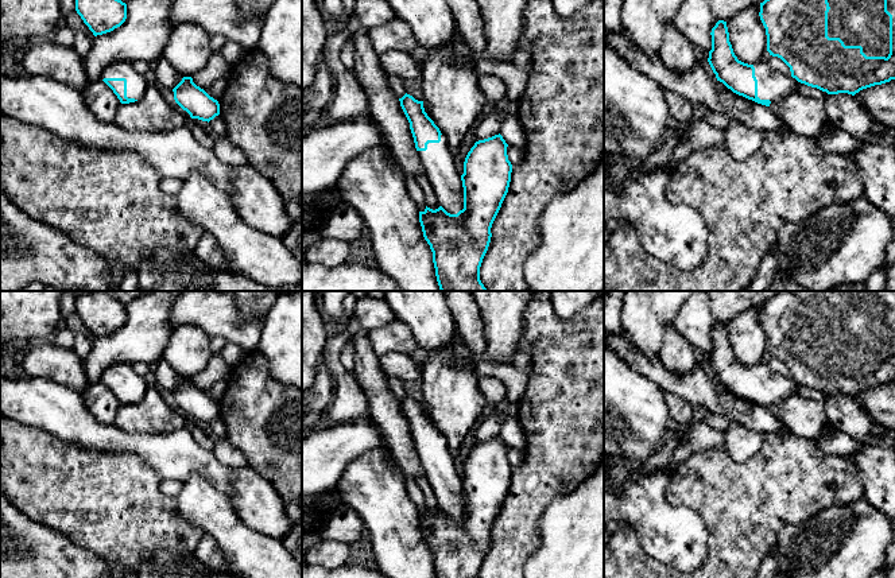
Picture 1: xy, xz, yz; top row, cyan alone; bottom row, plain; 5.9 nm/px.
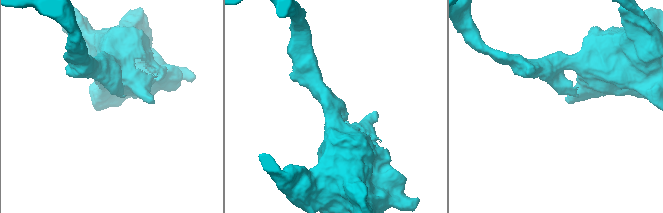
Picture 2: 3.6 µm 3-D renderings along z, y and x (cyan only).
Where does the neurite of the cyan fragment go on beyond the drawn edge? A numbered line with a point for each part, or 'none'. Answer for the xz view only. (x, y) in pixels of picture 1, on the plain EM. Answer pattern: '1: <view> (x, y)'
1: xz (438, 464)

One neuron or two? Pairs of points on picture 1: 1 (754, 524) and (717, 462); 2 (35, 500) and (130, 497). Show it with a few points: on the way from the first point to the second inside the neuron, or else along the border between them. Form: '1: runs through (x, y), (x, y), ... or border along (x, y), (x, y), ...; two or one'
1: runs through (743, 509), (717, 484), (717, 477); one
2: runs through (58, 497), (107, 497); one

